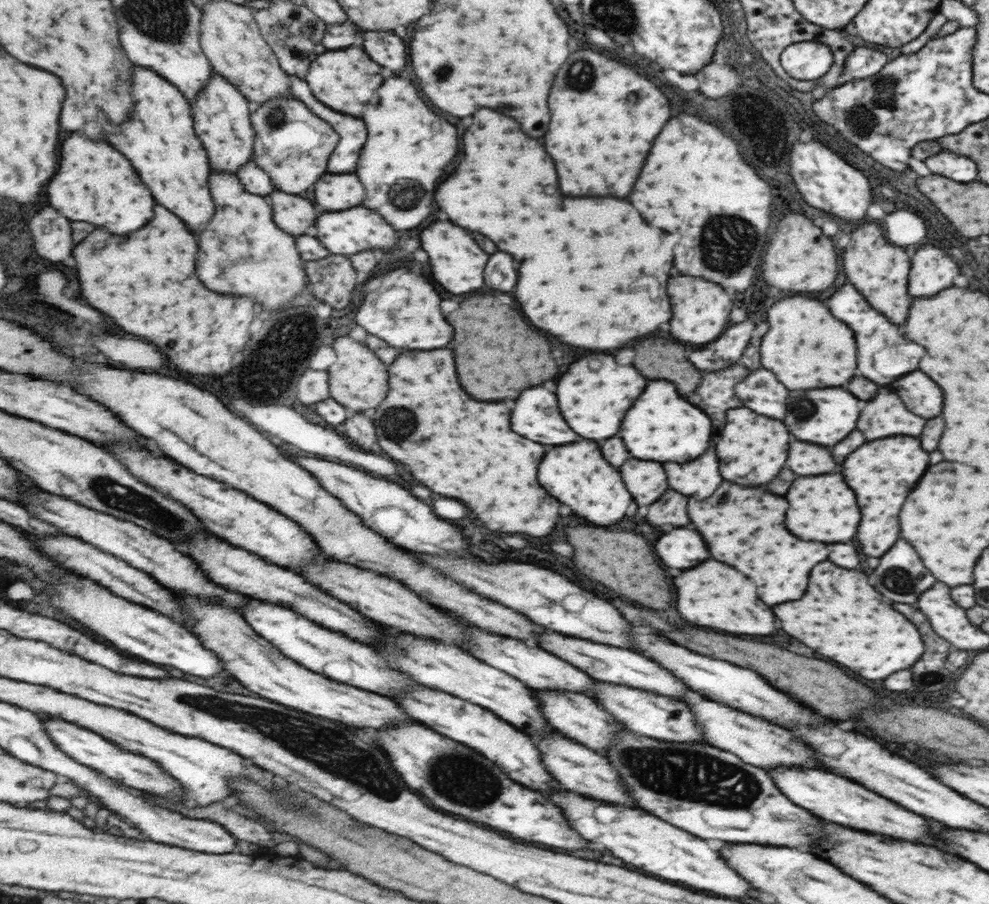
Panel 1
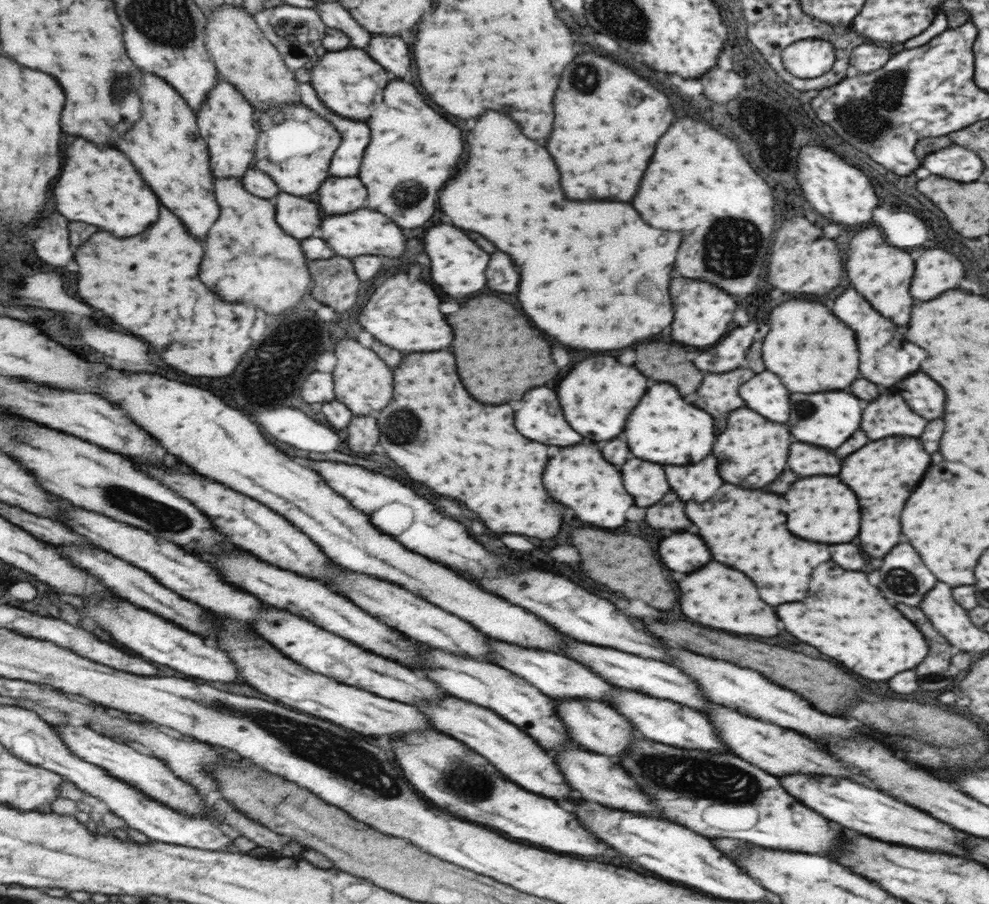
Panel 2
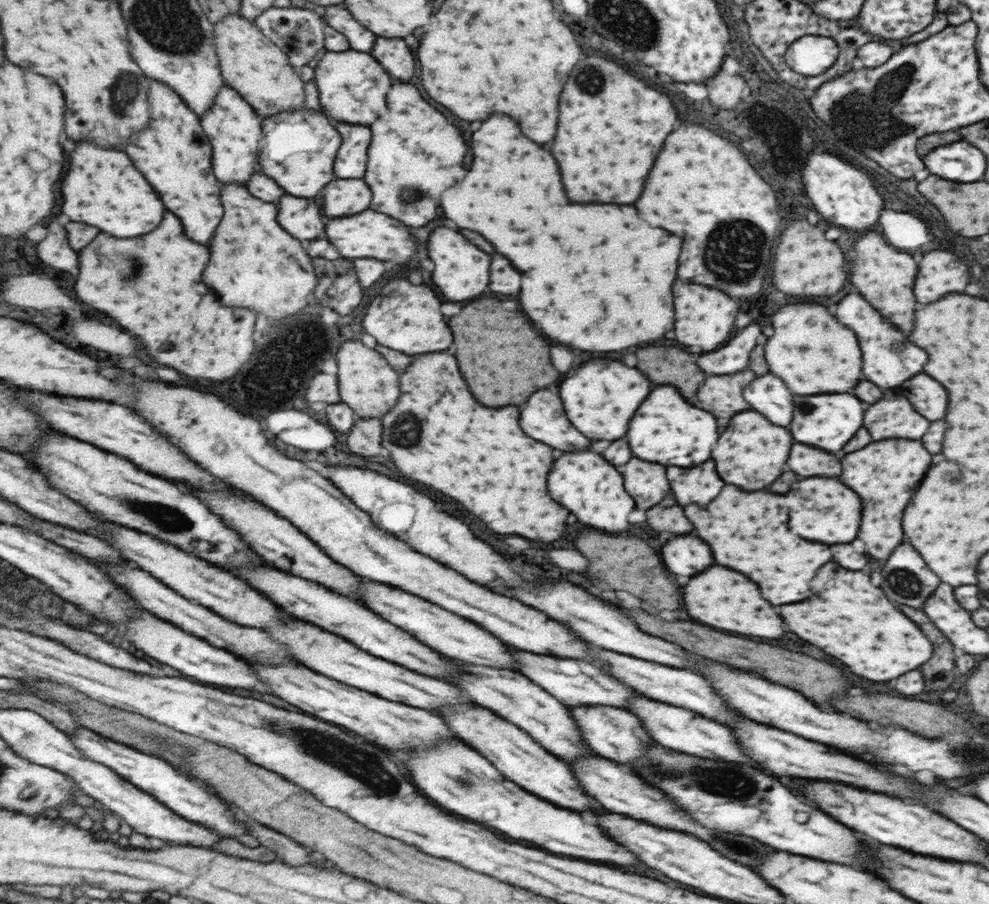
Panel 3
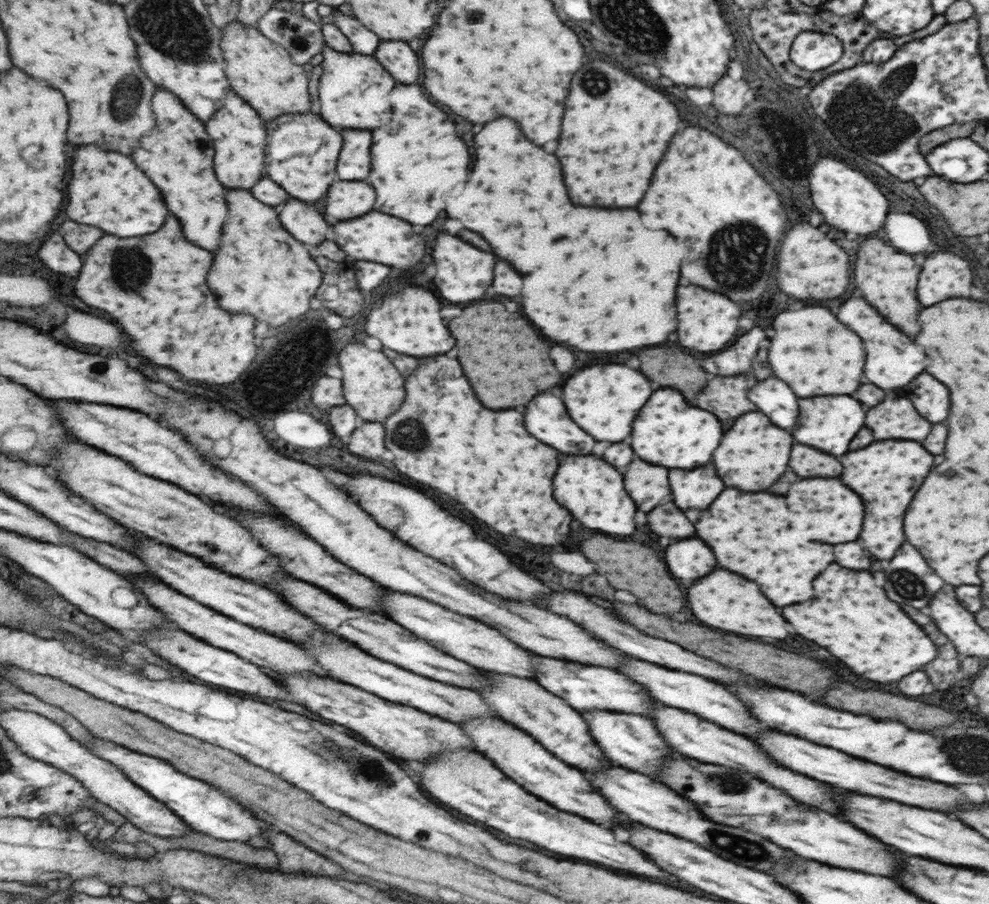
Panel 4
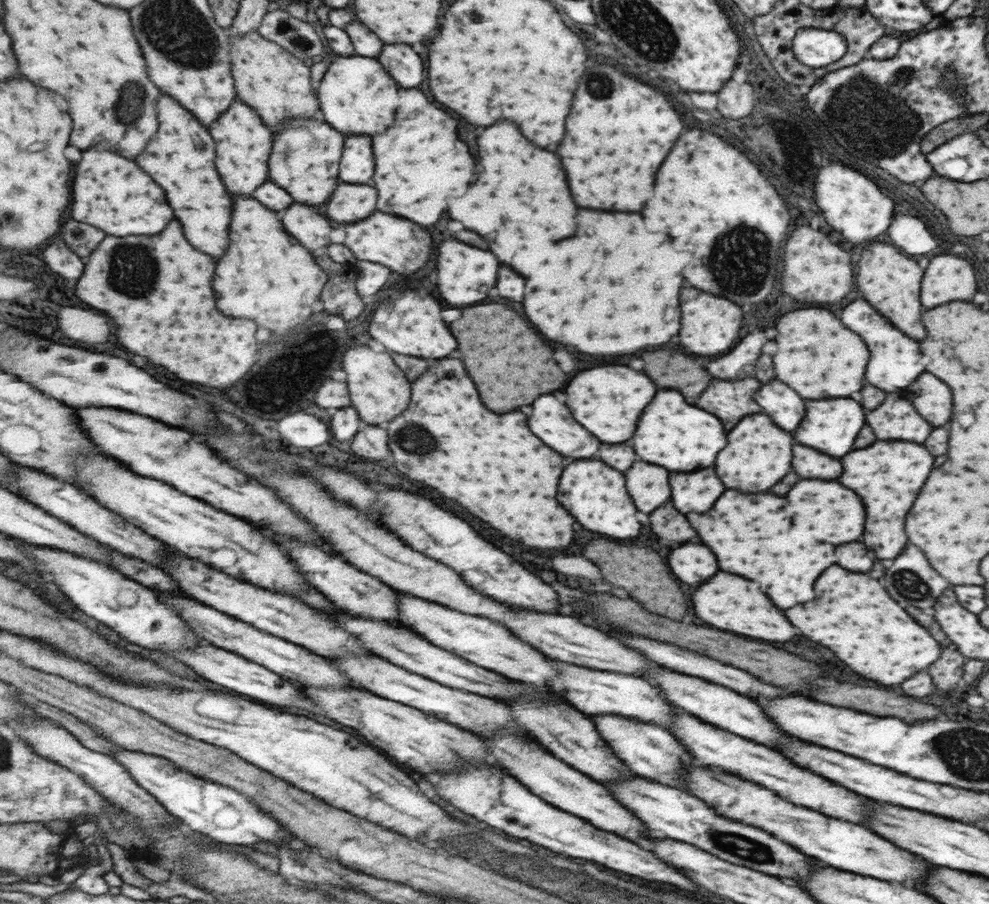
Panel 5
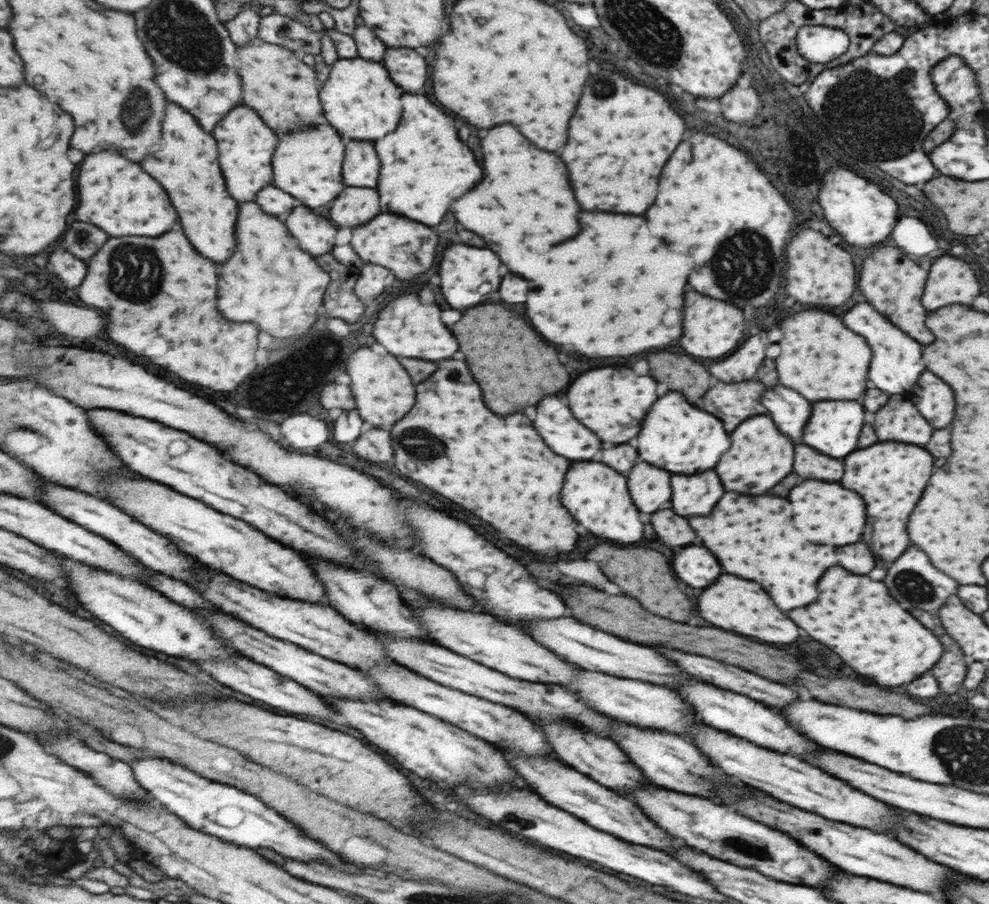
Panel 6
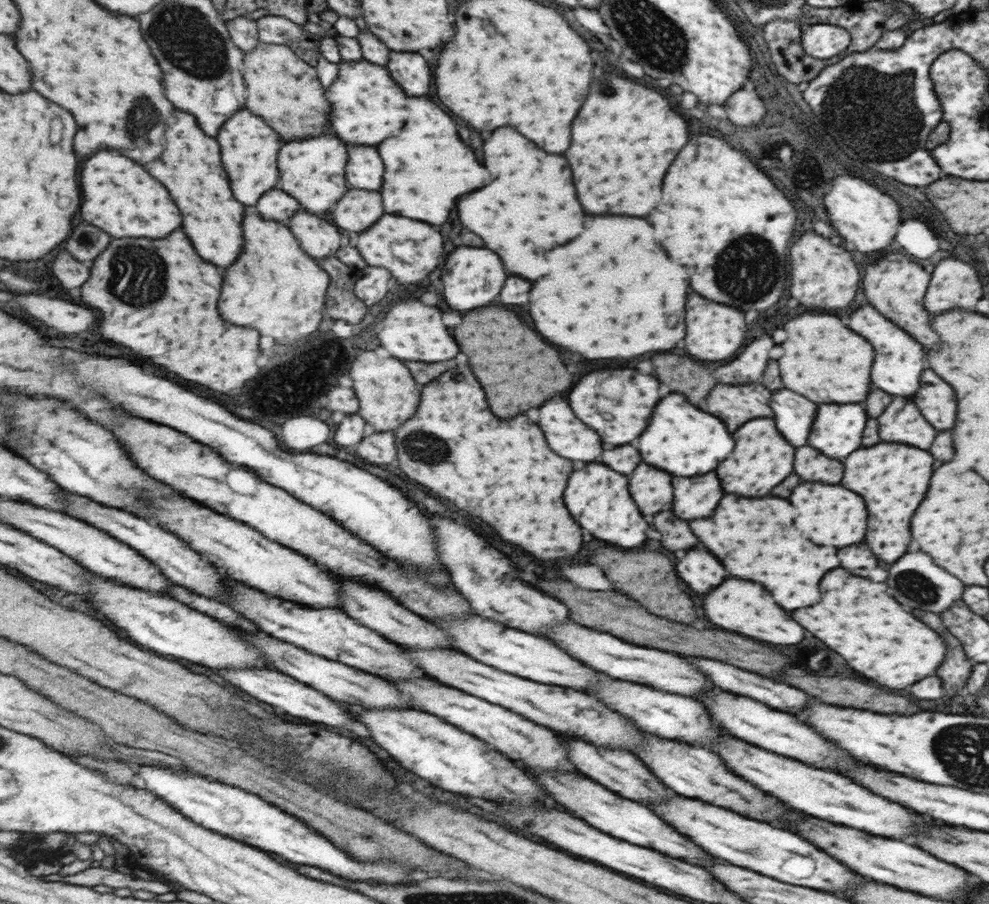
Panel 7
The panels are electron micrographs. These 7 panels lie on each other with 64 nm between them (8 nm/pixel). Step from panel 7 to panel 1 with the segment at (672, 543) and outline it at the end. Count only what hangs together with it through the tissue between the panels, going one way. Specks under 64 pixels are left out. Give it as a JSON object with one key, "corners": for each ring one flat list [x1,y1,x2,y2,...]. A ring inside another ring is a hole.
{"corners":[[671,488,661,494,661,498,649,506,647,510,647,522,653,526,671,524,671,526,685,526,689,524,689,518,685,514,687,498,673,492]]}

